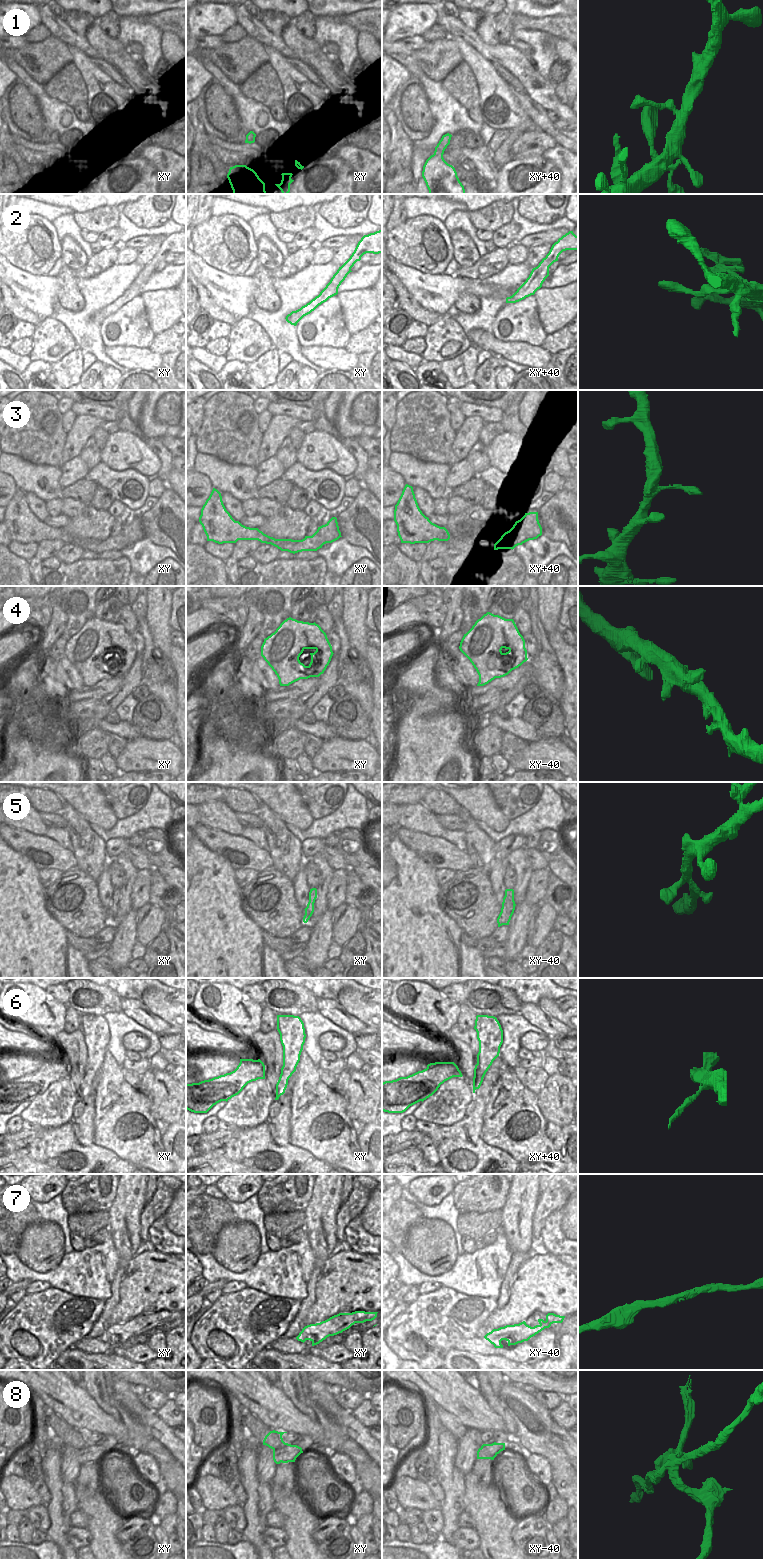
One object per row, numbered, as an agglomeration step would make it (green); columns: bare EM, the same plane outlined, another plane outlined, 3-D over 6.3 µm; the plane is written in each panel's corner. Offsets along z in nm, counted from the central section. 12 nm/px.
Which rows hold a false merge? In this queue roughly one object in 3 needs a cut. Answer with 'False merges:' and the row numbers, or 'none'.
False merges: 8.

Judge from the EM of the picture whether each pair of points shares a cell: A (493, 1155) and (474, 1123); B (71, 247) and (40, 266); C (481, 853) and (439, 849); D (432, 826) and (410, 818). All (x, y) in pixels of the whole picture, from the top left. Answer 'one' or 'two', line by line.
A: one
B: two
C: two
D: one

